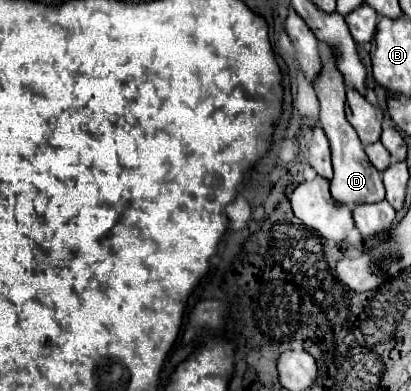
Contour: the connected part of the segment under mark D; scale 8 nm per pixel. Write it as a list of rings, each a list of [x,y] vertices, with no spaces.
[[[325,50],[323,58],[325,58],[323,60],[323,72],[315,80],[315,92],[317,92],[317,98],[319,98],[319,122],[321,122],[327,138],[329,138],[331,160],[333,160],[333,170],[335,170],[335,176],[331,180],[331,196],[339,204],[345,204],[349,208],[355,208],[359,204],[381,202],[385,198],[385,188],[383,188],[383,182],[381,182],[381,174],[367,160],[367,154],[363,150],[361,140],[357,138],[357,134],[353,132],[353,126],[345,118],[343,76],[339,76],[339,70],[335,68],[335,60],[333,60],[331,50]]]

